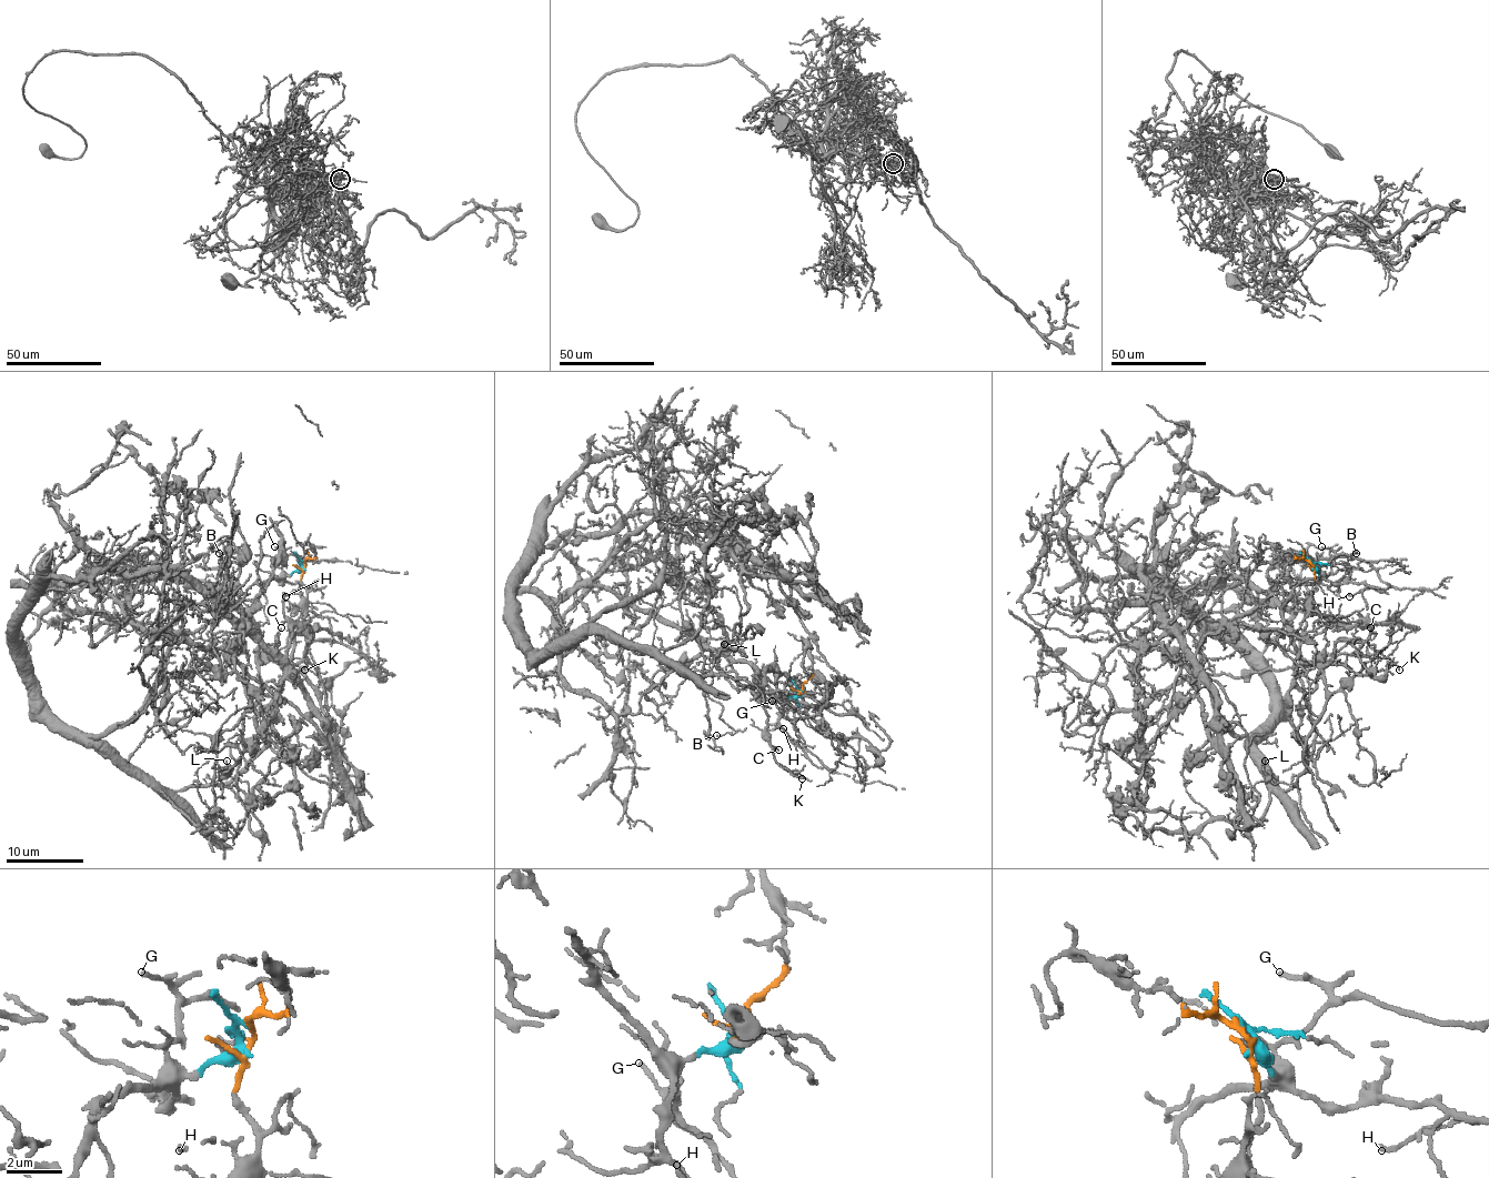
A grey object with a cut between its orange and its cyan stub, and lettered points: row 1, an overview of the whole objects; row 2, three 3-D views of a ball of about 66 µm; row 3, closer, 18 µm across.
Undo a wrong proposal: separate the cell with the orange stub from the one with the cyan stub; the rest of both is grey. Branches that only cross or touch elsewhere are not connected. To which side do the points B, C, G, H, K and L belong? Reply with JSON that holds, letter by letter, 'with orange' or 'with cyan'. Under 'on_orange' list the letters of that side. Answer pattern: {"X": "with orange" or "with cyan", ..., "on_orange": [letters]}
{"B": "with cyan", "C": "with cyan", "G": "with cyan", "H": "with cyan", "K": "with cyan", "L": "with orange", "on_orange": ["L"]}

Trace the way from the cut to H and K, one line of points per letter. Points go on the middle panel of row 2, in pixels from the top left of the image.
H: (801, 690), (782, 705), (777, 718), (777, 724), (796, 745), (793, 745), (783, 727)
K: (801, 690), (795, 697), (782, 698), (746, 661), (756, 674), (758, 703), (774, 758), (803, 777)

